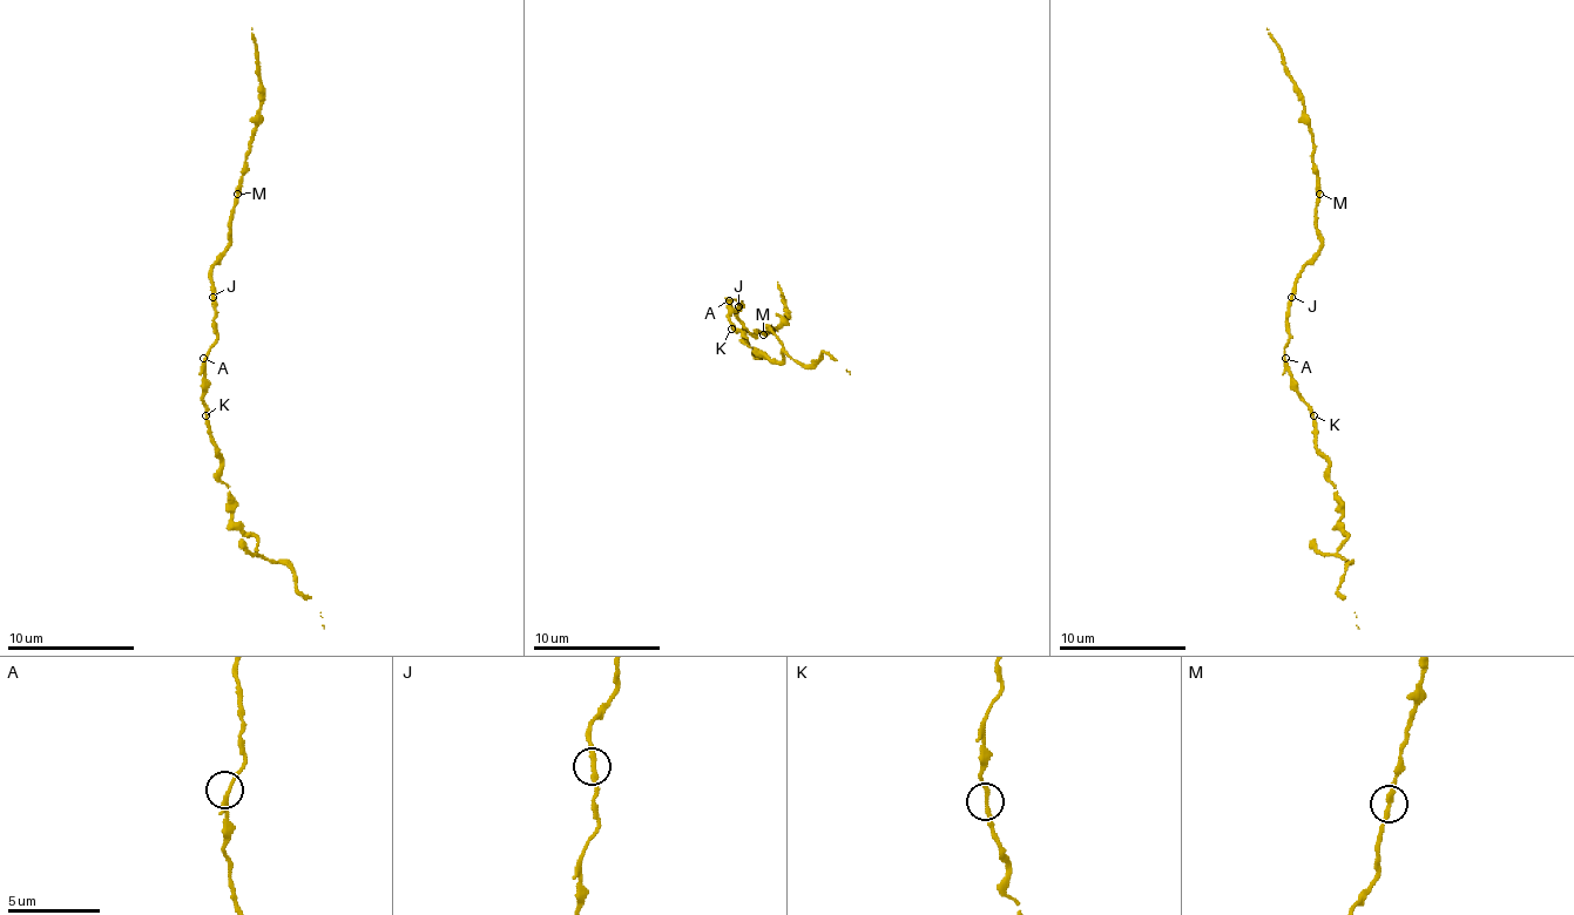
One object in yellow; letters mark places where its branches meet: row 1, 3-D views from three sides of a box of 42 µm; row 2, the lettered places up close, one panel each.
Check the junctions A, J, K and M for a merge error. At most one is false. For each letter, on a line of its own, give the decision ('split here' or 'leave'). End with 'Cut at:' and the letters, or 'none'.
A: leave
J: leave
K: leave
M: leave
Cut at: none

